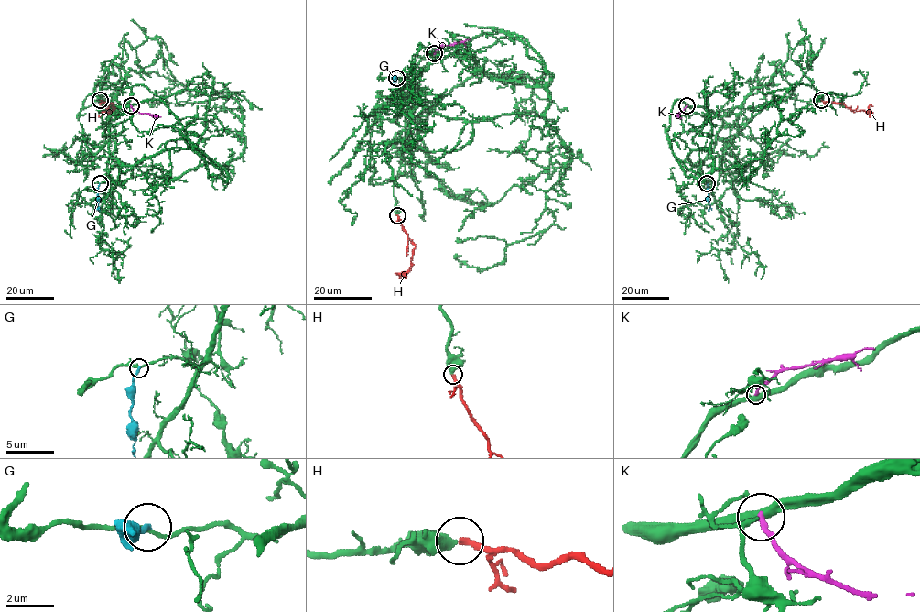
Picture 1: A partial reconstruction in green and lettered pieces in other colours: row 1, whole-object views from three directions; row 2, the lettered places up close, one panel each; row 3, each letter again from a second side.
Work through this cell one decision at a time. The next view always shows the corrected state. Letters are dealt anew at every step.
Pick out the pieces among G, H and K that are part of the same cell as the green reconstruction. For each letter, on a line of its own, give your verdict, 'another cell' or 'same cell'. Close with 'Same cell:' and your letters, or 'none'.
G: another cell
H: same cell
K: another cell
Same cell: H

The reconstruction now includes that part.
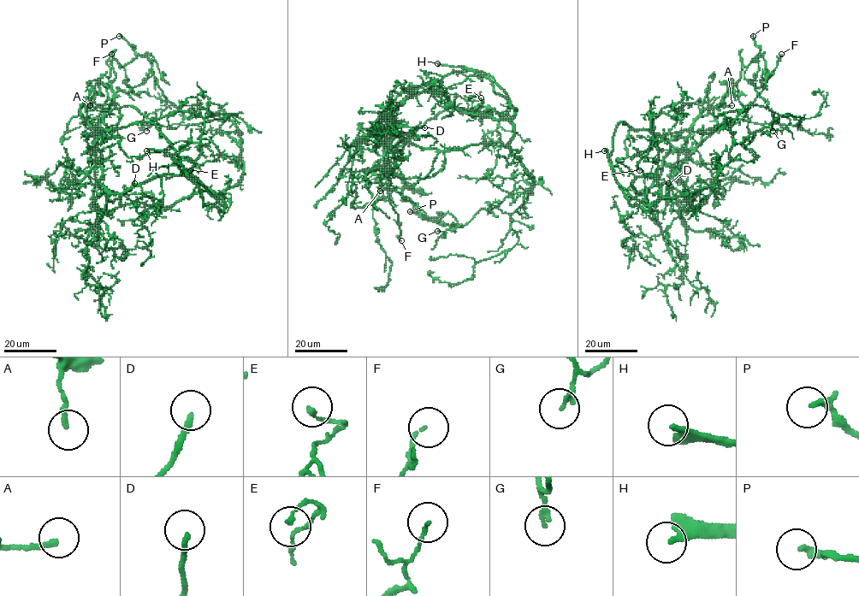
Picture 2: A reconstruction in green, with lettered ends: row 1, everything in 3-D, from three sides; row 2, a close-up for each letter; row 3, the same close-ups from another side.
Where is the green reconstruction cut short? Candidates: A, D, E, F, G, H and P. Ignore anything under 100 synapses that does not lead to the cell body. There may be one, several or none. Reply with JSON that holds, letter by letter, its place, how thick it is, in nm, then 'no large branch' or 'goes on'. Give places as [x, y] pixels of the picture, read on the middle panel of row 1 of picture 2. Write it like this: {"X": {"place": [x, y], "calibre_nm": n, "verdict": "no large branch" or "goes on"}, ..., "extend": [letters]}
{"A": {"place": [380, 191], "calibre_nm": 200, "verdict": "no large branch"}, "D": {"place": [424, 127], "calibre_nm": 190, "verdict": "no large branch"}, "E": {"place": [481, 97], "calibre_nm": 150, "verdict": "no large branch"}, "F": {"place": [401, 240], "calibre_nm": 110, "verdict": "no large branch"}, "G": {"place": [437, 231], "calibre_nm": 160, "verdict": "no large branch"}, "H": {"place": [437, 63], "calibre_nm": 240, "verdict": "goes on"}, "P": {"place": [410, 211], "calibre_nm": 240, "verdict": "no large branch"}, "extend": ["H"]}

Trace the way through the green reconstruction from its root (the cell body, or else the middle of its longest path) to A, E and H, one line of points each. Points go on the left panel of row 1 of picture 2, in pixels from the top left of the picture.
A: (158, 208), (132, 203), (95, 226), (90, 150), (109, 106), (90, 105)
E: (158, 208), (171, 208), (200, 191), (217, 193), (223, 197), (182, 175), (190, 174), (192, 168), (190, 170)
H: (158, 208), (171, 208), (200, 191), (217, 193), (223, 197), (224, 202), (221, 204), (168, 152), (146, 150)

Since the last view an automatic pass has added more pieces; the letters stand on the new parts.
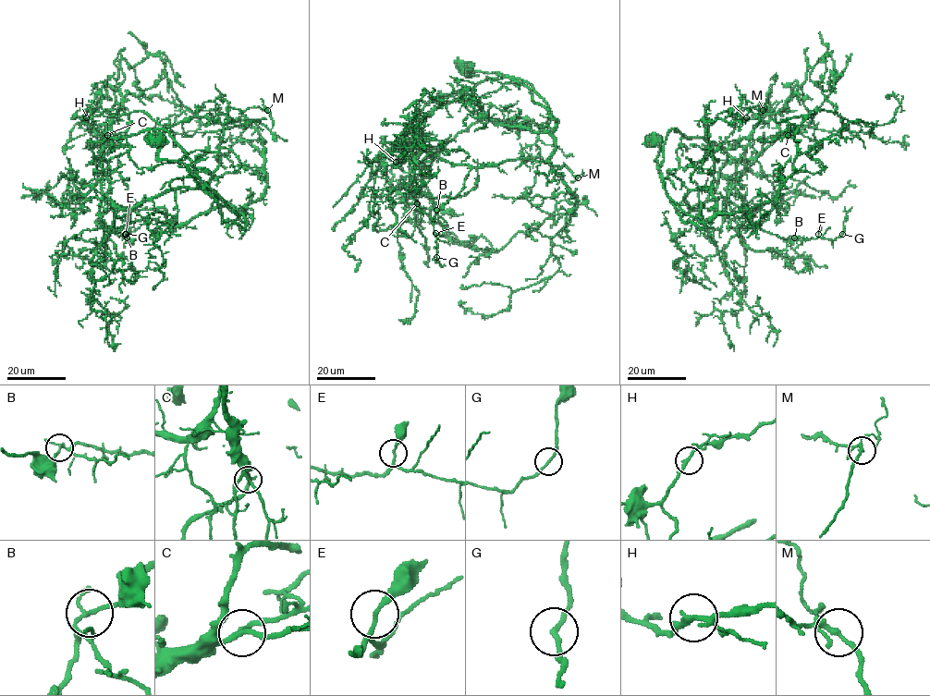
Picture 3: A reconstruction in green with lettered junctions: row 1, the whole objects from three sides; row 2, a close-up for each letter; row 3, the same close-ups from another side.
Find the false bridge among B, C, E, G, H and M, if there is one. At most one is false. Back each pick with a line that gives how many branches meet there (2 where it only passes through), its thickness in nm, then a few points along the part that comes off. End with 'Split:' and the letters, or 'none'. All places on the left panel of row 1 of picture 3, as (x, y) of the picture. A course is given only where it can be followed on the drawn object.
Split: none

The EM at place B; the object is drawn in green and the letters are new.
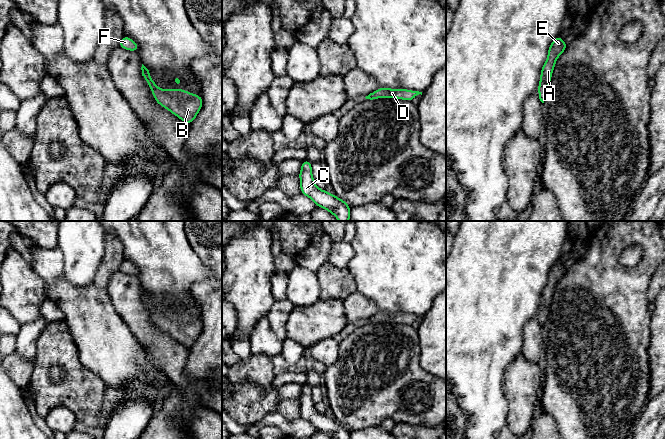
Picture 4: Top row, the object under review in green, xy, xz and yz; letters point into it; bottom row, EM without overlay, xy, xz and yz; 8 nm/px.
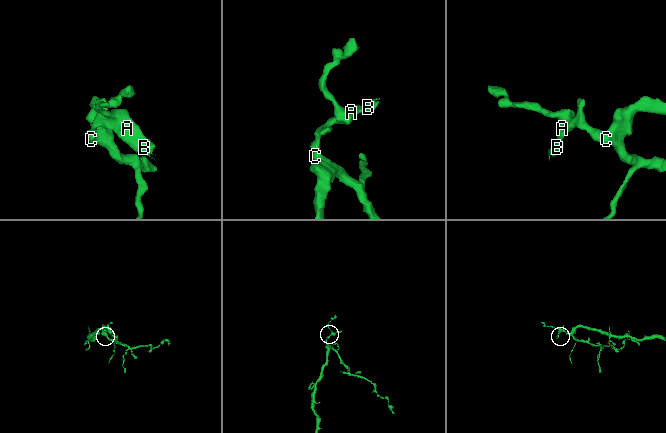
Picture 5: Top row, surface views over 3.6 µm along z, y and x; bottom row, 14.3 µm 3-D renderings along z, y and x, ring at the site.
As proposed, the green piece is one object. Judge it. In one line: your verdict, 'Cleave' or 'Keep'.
Keep

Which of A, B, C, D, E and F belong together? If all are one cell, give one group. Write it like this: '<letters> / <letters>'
A B C D E F

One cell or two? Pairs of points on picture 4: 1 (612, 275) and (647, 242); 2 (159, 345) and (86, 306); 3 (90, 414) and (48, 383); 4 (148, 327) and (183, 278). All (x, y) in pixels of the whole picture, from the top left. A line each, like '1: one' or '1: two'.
1: one
2: two
3: one
4: two

